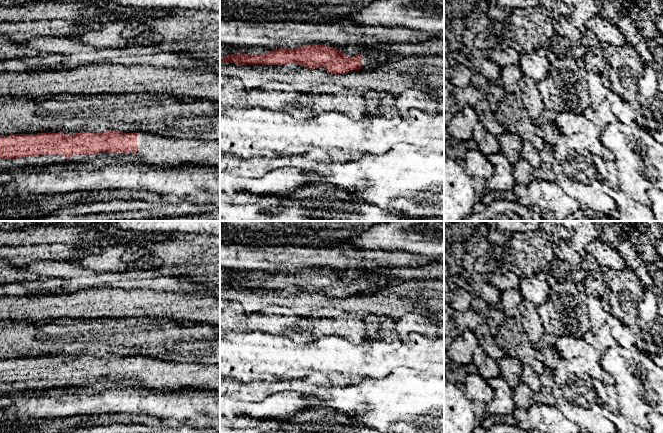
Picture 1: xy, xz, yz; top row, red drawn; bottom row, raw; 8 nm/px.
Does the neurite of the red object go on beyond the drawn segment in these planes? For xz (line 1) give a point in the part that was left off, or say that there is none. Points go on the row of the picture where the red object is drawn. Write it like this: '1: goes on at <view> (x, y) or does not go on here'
1: goes on at xz (369, 61)

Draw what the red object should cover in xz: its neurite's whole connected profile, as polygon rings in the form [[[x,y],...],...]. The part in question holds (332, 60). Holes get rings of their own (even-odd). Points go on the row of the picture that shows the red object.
[[[306,44],[297,48],[273,49],[262,55],[244,53],[227,55],[220,62],[235,64],[284,65],[296,63],[308,68],[323,67],[328,73],[341,74],[352,70],[372,70],[389,59],[398,58],[384,54],[363,53],[353,57],[325,44]]]

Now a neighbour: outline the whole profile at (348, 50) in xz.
[[[434,38],[429,39],[421,43],[414,43],[414,44],[408,44],[408,43],[402,43],[397,45],[392,44],[378,44],[373,47],[360,47],[357,45],[333,45],[330,44],[329,47],[334,47],[337,50],[341,51],[345,56],[353,57],[358,54],[363,53],[378,53],[378,54],[384,54],[384,55],[390,55],[390,56],[398,56],[398,57],[409,57],[413,55],[442,55],[444,54],[444,38]]]

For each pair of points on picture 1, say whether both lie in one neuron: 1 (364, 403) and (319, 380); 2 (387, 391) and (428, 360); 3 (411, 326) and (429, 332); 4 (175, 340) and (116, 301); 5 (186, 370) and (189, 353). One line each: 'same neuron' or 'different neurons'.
1: same neuron
2: different neurons
3: same neuron
4: different neurons
5: different neurons

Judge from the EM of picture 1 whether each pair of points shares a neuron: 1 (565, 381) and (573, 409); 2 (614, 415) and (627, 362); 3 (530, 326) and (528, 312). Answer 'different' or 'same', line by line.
1: same
2: different
3: same

